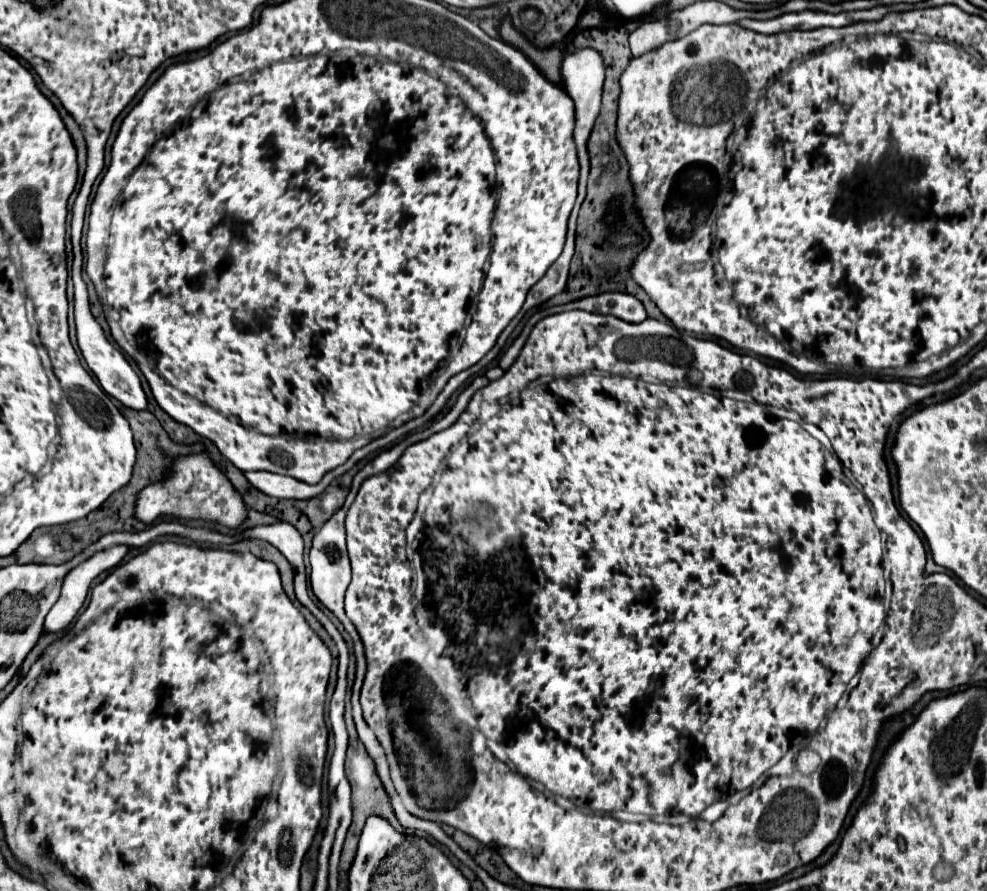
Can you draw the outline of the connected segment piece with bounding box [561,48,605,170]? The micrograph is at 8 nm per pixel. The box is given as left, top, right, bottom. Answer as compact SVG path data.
M577 50L569 56L565 56L563 66L561 66L561 84L565 88L565 92L571 96L571 100L575 102L575 144L577 144L577 156L579 156L579 166L581 170L589 168L589 158L587 158L587 138L593 130L595 118L599 114L599 106L601 106L601 92L603 92L603 78L605 78L605 68L603 68L603 58L591 50Z

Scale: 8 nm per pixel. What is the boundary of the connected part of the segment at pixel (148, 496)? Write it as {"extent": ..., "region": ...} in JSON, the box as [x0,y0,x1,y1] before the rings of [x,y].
{"extent":[135,454,247,528],"region":[[[193,454],[177,458],[173,462],[173,474],[163,484],[157,482],[139,494],[135,516],[141,522],[151,524],[163,514],[189,520],[209,520],[227,528],[237,528],[247,518],[247,506],[243,504],[241,494],[235,492],[231,482],[219,472],[219,468],[215,468],[207,454]]]}

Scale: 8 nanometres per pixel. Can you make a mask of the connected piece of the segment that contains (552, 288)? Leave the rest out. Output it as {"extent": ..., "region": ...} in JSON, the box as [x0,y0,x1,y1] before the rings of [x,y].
{"extent":[527,258,569,296],"region":[[[559,258],[555,264],[545,272],[543,280],[539,280],[527,296],[555,296],[565,288],[569,274],[569,258]]]}

